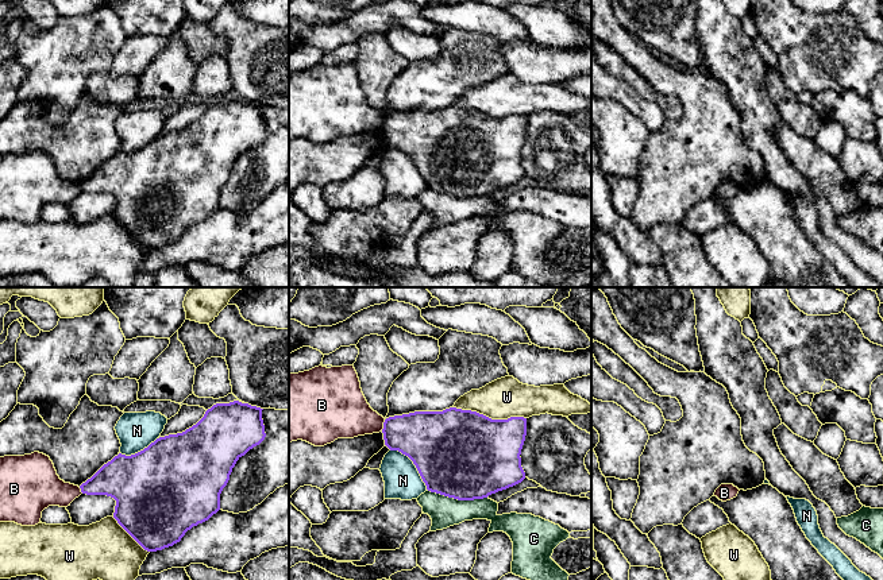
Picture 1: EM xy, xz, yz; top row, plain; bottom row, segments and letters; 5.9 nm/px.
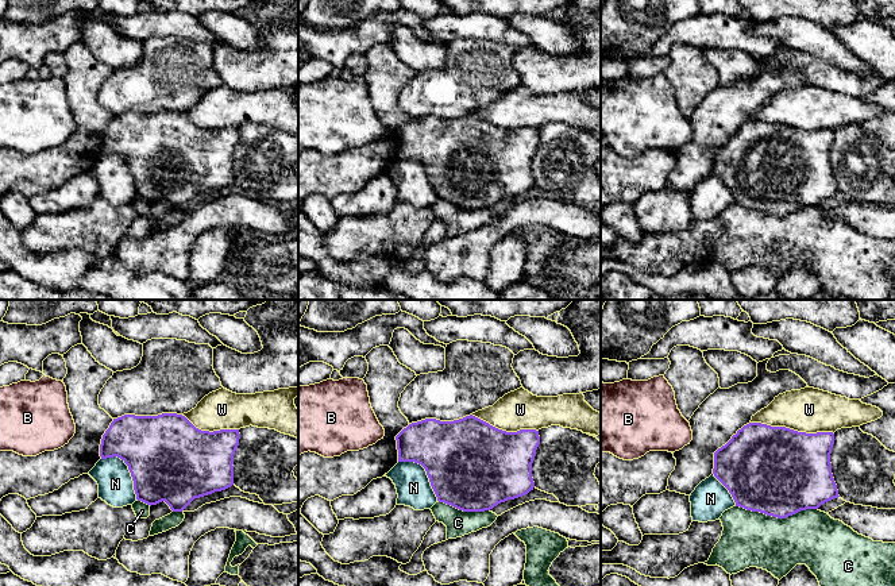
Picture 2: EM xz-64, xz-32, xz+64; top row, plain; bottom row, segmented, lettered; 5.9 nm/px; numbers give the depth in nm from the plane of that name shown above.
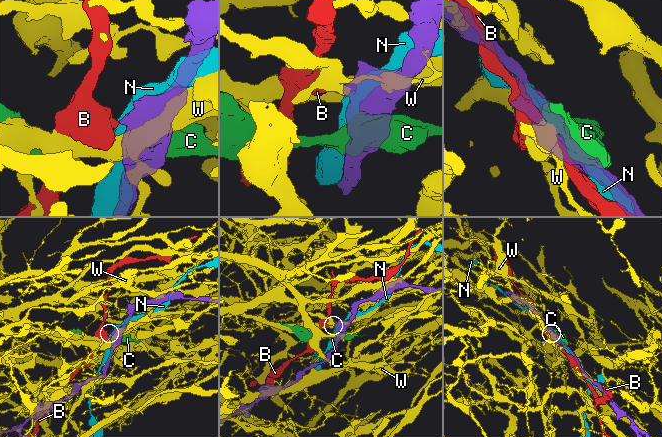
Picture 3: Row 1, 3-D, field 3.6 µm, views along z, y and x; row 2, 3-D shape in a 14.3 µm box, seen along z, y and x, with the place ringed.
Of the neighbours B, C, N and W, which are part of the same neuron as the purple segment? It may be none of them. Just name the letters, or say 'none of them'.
none of them

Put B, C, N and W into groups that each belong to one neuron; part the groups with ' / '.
B / C / N / W

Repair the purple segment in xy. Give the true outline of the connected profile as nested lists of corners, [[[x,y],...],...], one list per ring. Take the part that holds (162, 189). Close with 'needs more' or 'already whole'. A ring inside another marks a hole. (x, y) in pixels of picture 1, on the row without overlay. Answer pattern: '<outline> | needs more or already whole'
[[[239,98],[216,101],[185,129],[159,135],[131,154],[119,151],[80,183],[81,190],[113,196],[116,198],[113,216],[144,248],[157,250],[173,244],[188,228],[208,219],[220,208],[220,192],[236,159],[266,135],[262,108]]] | already whole

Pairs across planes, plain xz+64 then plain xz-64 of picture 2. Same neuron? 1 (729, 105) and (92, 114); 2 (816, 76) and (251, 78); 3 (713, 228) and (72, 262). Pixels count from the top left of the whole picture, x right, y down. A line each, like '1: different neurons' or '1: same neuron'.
1: different neurons
2: same neuron
3: different neurons

